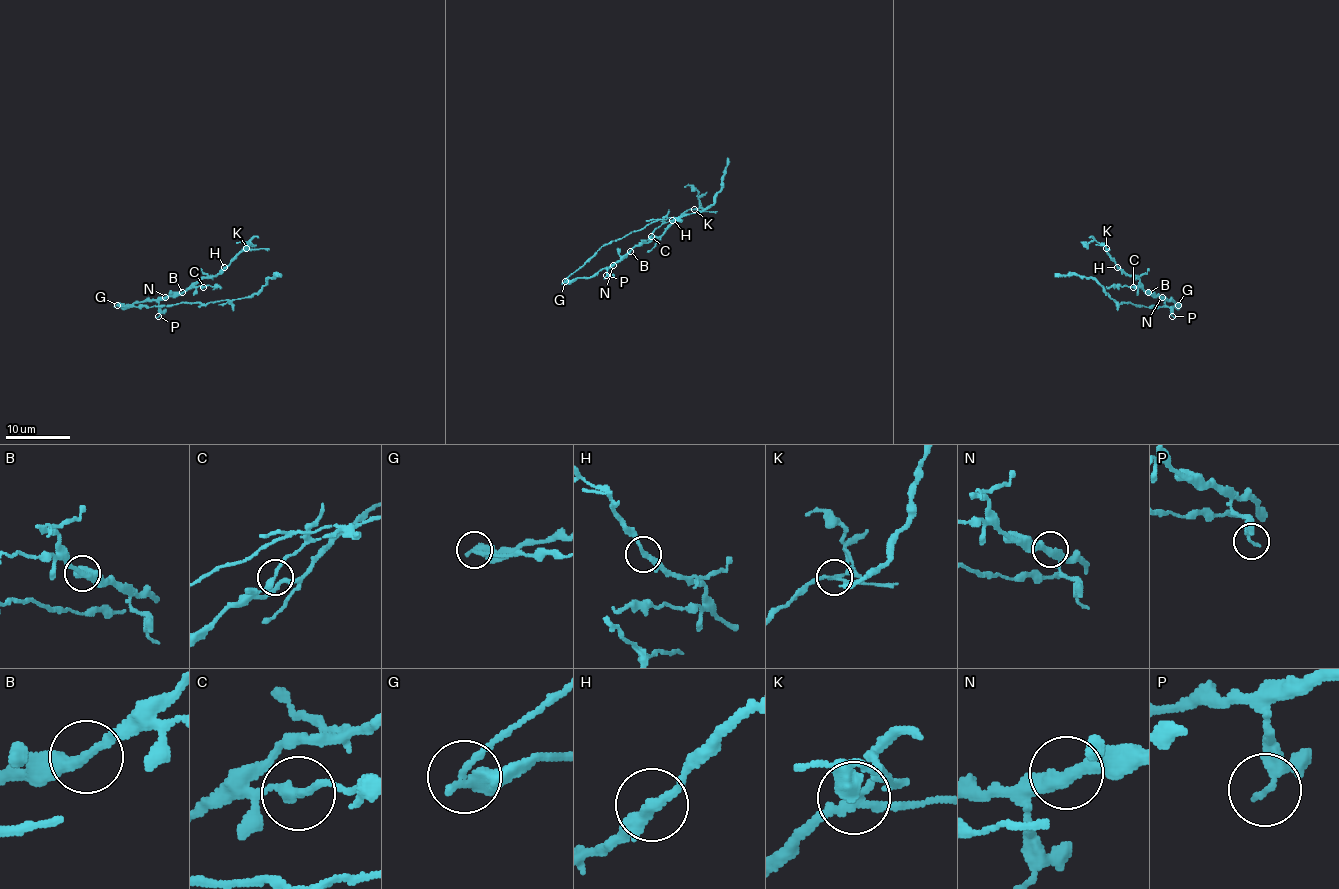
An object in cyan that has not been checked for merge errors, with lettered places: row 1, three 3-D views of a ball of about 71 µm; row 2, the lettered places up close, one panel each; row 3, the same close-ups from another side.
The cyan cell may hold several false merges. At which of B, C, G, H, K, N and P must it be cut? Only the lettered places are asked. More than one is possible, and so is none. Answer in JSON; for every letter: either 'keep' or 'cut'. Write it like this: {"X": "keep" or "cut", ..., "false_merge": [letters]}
{"B": "keep", "C": "cut", "G": "cut", "H": "keep", "K": "cut", "N": "keep", "P": "keep", "false_merge": ["C", "G", "K"]}

